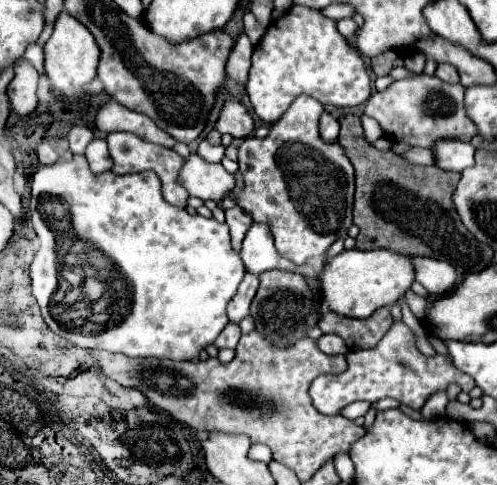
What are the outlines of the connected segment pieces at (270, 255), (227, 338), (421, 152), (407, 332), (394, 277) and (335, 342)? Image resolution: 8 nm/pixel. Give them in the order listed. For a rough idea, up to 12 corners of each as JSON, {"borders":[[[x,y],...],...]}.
{"borders":[[[253,223],[241,259],[245,271],[301,271],[277,253],[267,225]],[[229,323],[217,337],[217,349],[235,349],[241,337],[239,325]],[[415,147],[407,151],[411,163],[435,165],[431,149]],[[405,323],[349,367],[319,375],[313,405],[337,415],[353,401],[397,399],[415,411],[475,381],[447,355],[425,357]],[[343,251],[323,267],[339,315],[367,319],[411,289],[411,257]],[[323,335],[319,349],[345,355],[347,345],[339,335]]]}

